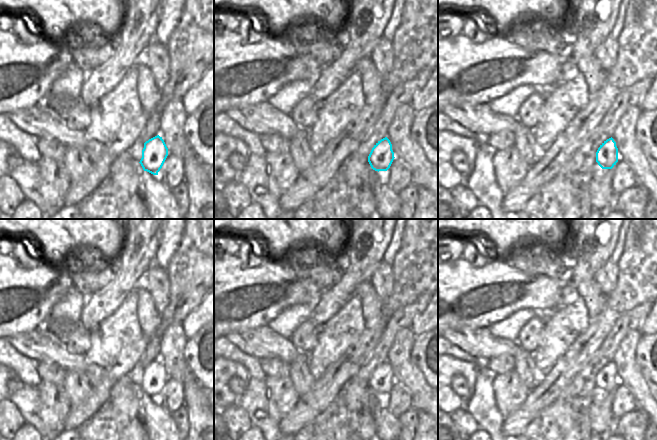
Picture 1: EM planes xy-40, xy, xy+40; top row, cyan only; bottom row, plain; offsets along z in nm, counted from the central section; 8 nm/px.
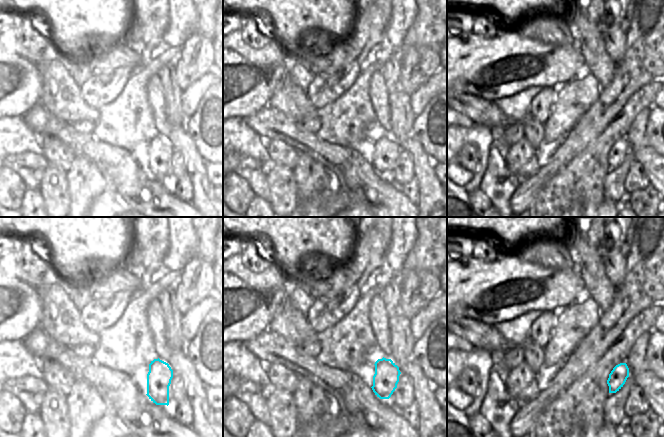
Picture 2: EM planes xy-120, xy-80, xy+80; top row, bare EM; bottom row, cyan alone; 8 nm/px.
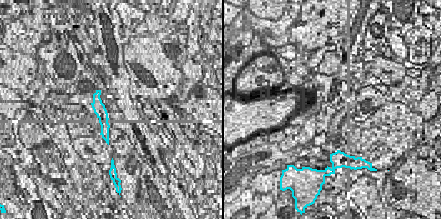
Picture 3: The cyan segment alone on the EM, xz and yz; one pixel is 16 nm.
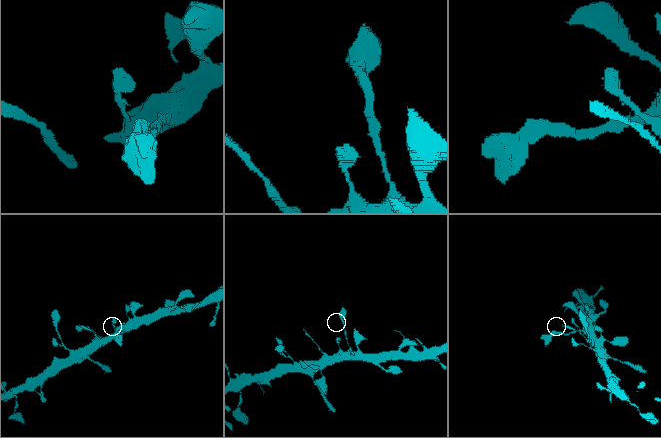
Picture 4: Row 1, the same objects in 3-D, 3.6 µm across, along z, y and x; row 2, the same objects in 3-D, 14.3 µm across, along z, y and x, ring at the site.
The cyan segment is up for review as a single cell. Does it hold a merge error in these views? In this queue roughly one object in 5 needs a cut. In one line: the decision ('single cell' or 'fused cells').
single cell

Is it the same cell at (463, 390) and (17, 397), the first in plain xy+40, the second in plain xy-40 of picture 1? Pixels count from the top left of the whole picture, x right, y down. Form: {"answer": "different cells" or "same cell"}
{"answer": "different cells"}

